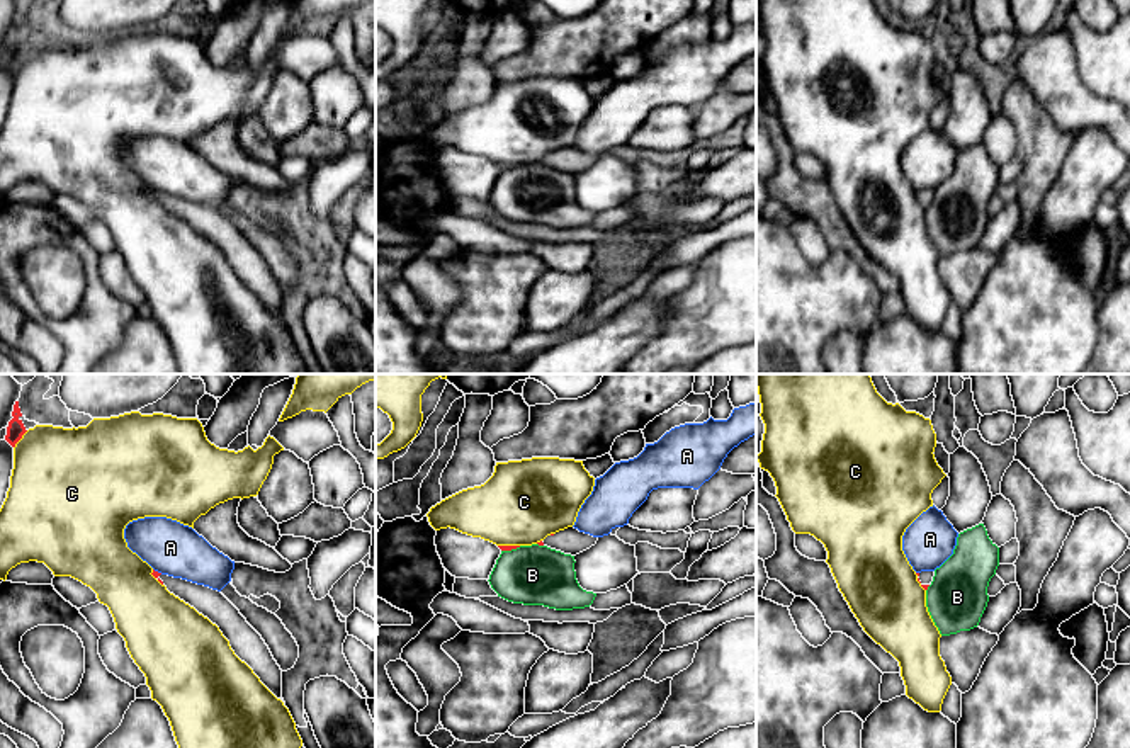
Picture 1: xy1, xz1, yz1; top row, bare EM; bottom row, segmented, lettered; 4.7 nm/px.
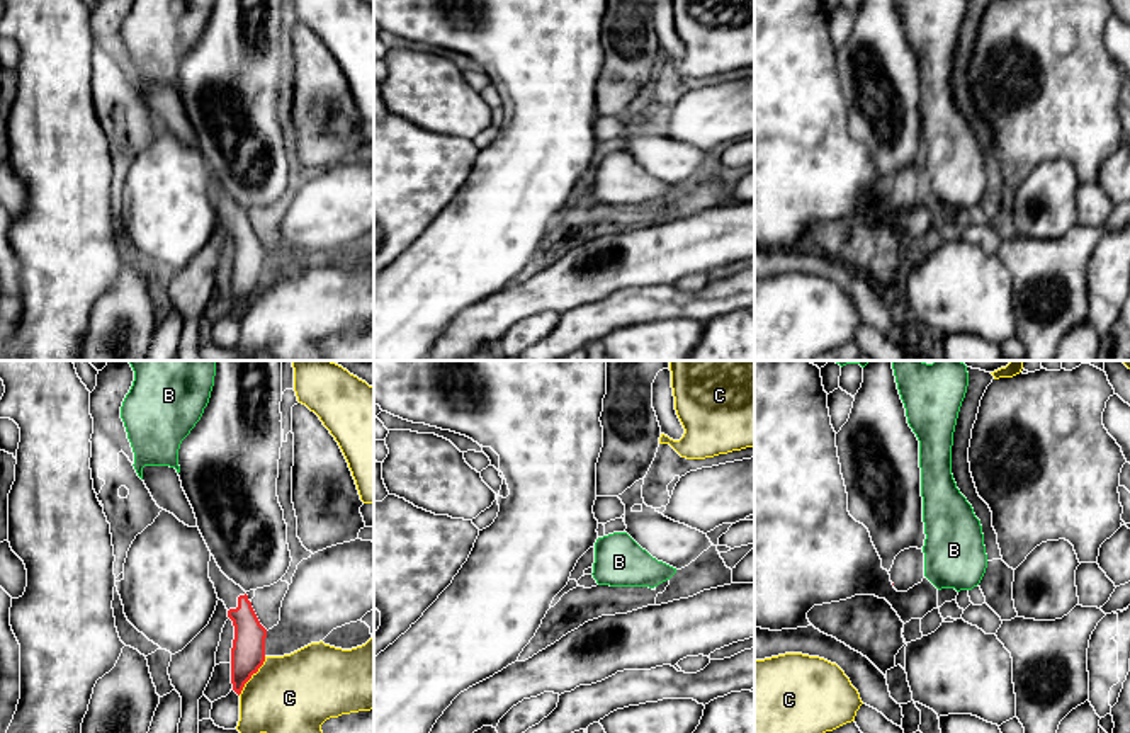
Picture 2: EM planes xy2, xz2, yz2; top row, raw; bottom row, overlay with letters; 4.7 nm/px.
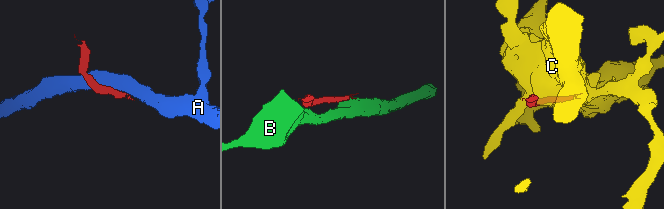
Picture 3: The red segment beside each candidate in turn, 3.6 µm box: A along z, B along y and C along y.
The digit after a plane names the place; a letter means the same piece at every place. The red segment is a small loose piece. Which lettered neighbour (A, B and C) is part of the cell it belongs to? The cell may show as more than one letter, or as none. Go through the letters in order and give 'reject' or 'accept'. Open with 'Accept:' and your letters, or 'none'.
Accept: none
A: reject
B: reject
C: reject

